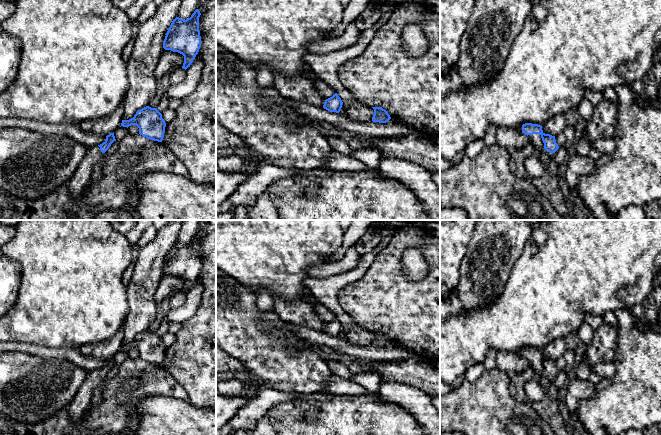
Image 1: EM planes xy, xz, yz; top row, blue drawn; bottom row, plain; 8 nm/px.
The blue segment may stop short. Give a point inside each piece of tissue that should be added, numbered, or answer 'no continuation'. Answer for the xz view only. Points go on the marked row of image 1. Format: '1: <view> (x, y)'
1: xz (326, 91)

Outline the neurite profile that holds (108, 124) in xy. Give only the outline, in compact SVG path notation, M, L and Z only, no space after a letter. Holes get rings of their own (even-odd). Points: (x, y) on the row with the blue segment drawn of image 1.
M122 106L116 109L110 115L100 119L88 119L79 124L81 129L86 133L91 133L98 136L107 136L115 132L122 123L124 111Z

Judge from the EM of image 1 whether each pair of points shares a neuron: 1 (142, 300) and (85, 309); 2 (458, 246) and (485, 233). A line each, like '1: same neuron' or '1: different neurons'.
1: different neurons
2: different neurons

